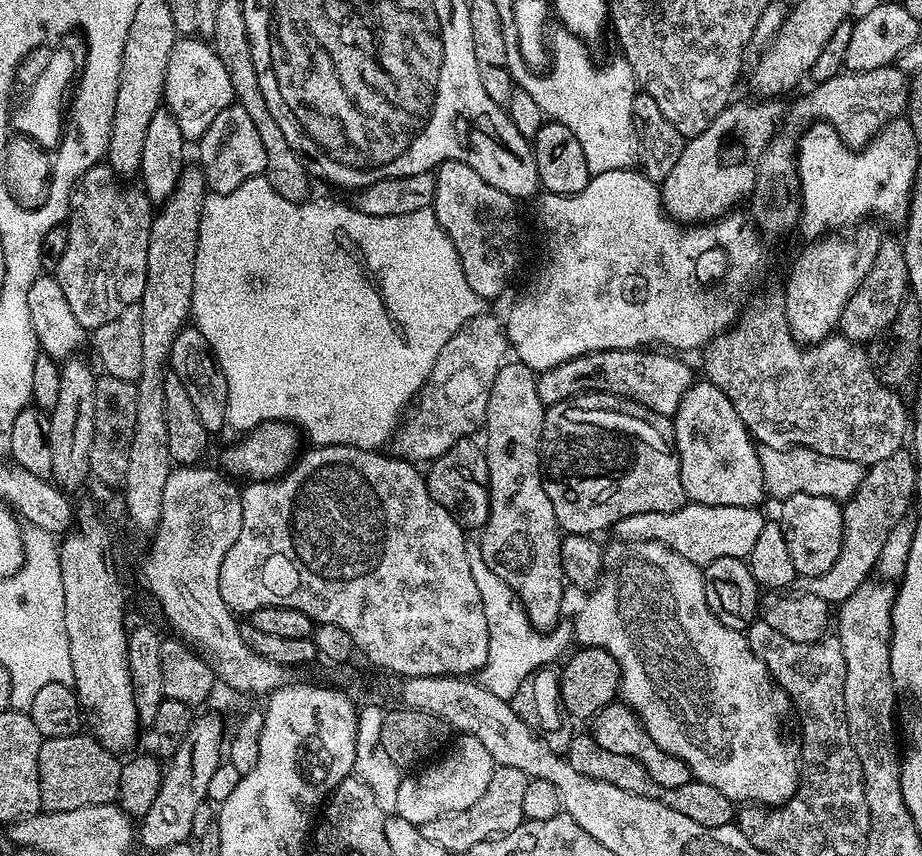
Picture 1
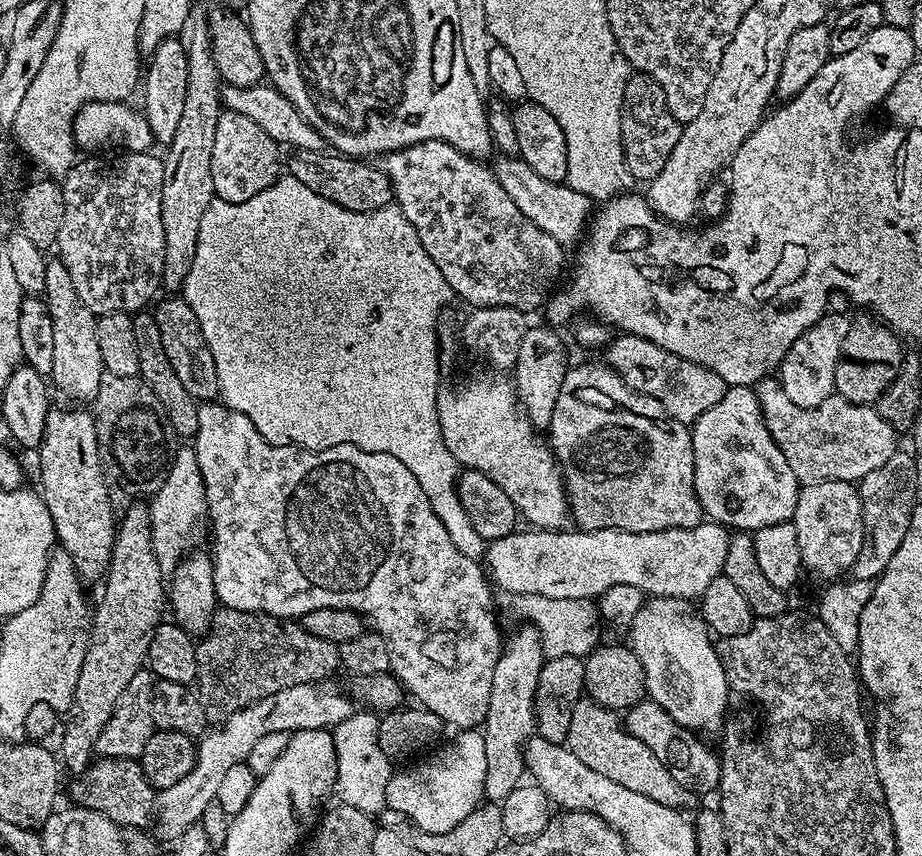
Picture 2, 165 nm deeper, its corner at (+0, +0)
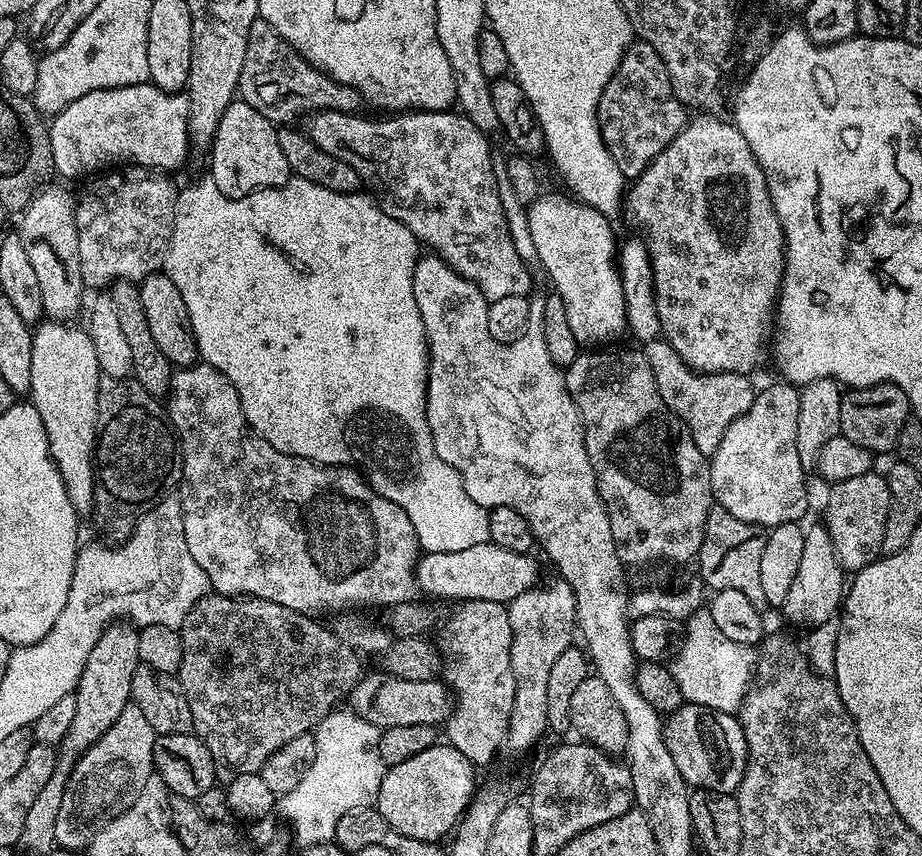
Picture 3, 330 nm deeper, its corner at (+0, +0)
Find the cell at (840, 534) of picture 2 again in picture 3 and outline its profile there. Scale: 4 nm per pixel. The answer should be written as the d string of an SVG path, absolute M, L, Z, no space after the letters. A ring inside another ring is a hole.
M873 470L858 478L835 481L824 504L822 523L830 536L840 567L845 570L859 570L873 564L881 555L880 547L884 537L884 523L890 504L888 481L879 471Z

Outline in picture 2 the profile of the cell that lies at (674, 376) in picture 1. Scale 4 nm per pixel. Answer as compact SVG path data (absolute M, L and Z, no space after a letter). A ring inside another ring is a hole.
M627 334L617 337L603 349L602 355L608 359L605 360L607 367L615 372L617 381L627 391L629 388L632 392L641 392L657 400L664 407L663 415L667 419L691 426L710 406L714 406L714 402L722 398L726 385L718 374L714 374L714 370L686 358L678 358L678 354L670 354L646 338Z

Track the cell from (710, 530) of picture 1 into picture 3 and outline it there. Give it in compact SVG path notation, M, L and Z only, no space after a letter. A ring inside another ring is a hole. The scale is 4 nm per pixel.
M485 542L478 546L470 546L467 550L450 550L449 552L424 552L416 561L416 586L421 593L426 592L427 597L441 596L444 600L485 600L507 605L508 601L518 598L518 594L533 587L536 580L536 564L533 557L527 552L506 550L502 546Z

